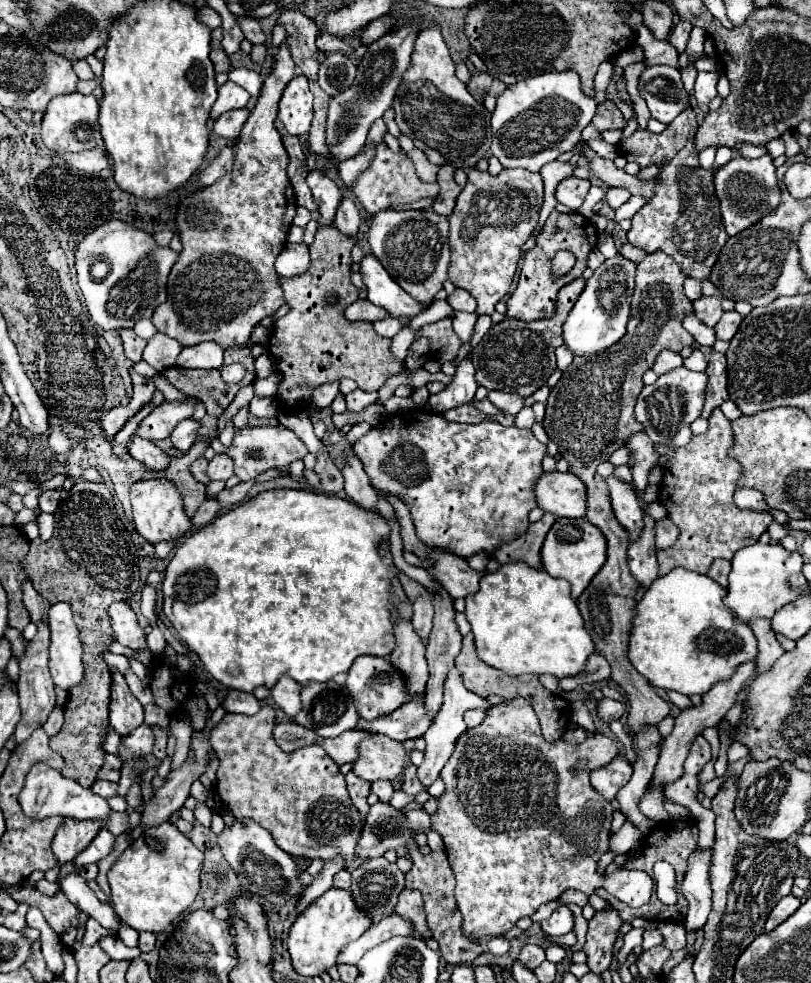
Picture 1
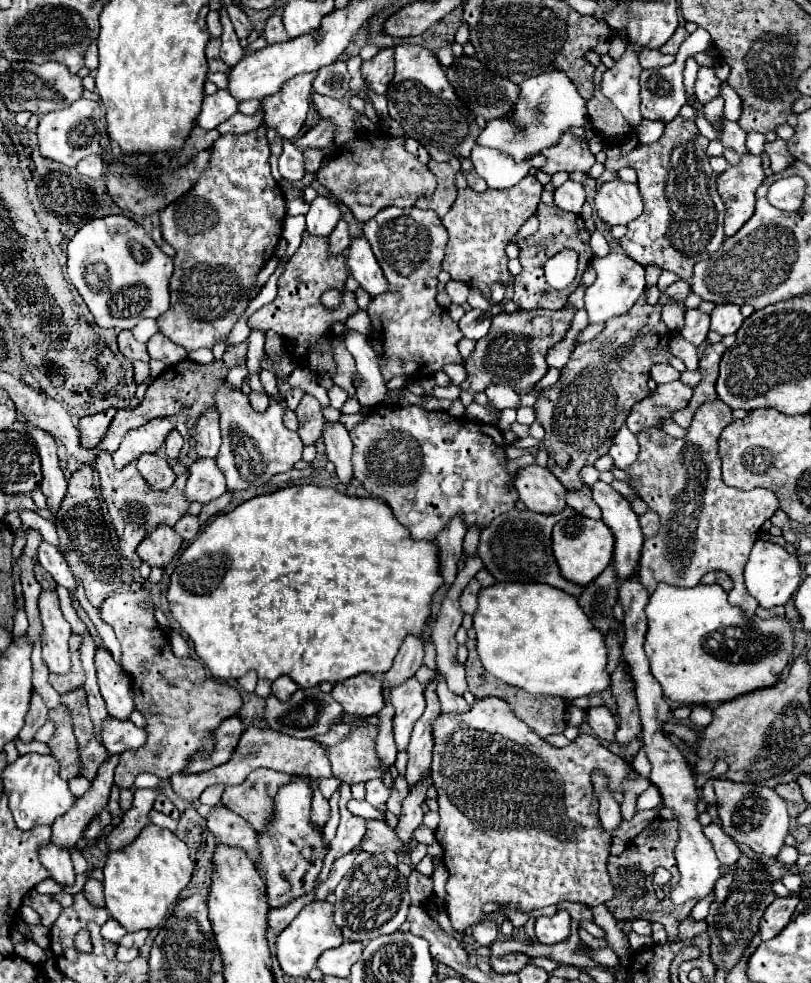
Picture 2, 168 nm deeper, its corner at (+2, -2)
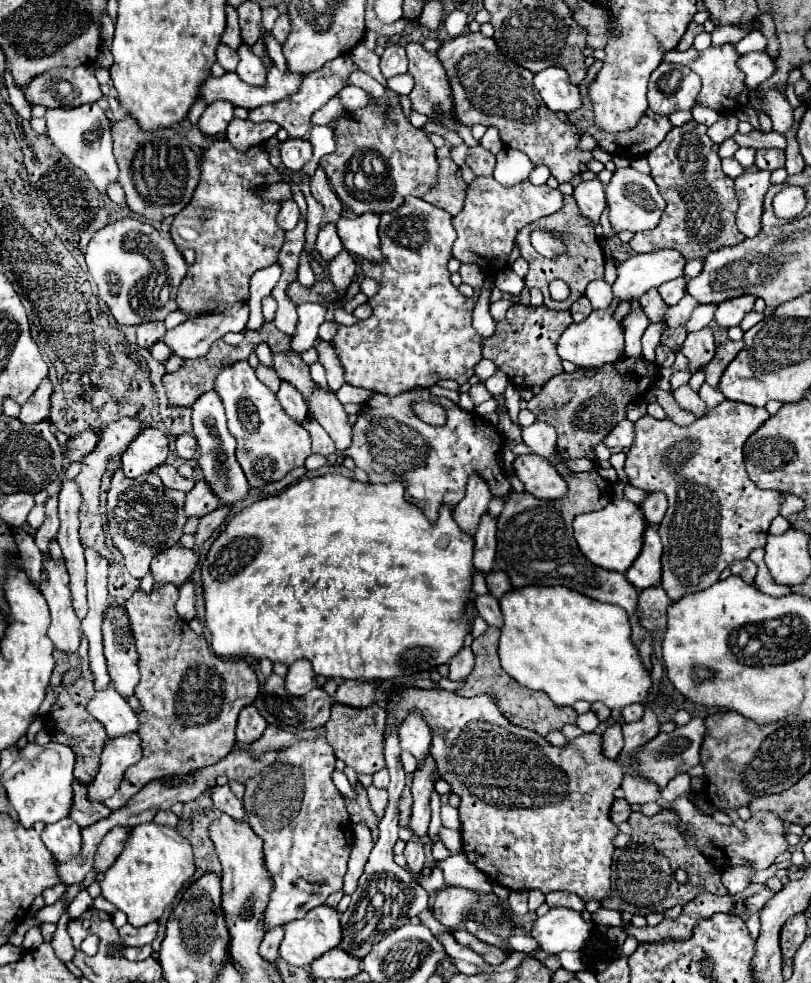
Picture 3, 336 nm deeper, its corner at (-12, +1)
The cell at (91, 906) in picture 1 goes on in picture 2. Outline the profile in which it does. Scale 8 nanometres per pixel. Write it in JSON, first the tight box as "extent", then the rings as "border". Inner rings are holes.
{"extent":[38,841,74,887],"border":[[[48,841],[46,845],[40,847],[40,855],[38,855],[40,863],[52,873],[52,879],[62,885],[68,887],[74,883],[74,867],[70,861],[70,849],[54,845],[52,841]]]}

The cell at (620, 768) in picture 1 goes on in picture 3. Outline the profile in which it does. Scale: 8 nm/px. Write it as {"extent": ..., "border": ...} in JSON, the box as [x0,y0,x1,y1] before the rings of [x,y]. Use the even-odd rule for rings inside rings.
{"extent":[610,800,630,824],"border":[[[614,800],[614,804],[612,804],[612,810],[610,810],[610,816],[612,816],[612,822],[614,824],[620,824],[620,822],[624,822],[624,820],[628,820],[630,818],[630,804],[626,802],[626,800]]]}

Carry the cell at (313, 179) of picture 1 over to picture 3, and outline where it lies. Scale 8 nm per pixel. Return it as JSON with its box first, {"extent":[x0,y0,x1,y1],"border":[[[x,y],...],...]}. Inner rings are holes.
{"extent":[316,222,342,262],"border":[[[328,222],[324,228],[320,228],[318,232],[318,240],[316,240],[316,250],[320,252],[320,256],[330,262],[340,250],[342,250],[342,242],[338,238],[338,230],[336,224]]]}

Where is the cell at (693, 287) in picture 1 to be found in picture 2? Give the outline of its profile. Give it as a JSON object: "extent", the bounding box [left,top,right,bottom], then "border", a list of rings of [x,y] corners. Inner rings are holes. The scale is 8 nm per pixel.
{"extent":[664,279,690,301],"border":[[[680,279],[680,281],[672,283],[670,287],[666,287],[666,289],[664,289],[664,293],[666,293],[670,299],[674,299],[674,301],[682,301],[682,299],[686,299],[686,297],[688,297],[690,289],[688,289],[688,283]]]}

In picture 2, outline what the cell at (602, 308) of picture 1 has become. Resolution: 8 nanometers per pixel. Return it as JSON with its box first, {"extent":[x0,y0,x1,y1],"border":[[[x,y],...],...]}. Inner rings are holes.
{"extent":[586,253,646,323],"border":[[[608,253],[606,257],[592,259],[592,267],[596,271],[596,281],[586,289],[586,311],[588,311],[588,319],[590,323],[596,321],[608,321],[612,317],[624,315],[638,299],[638,295],[644,291],[646,281],[644,281],[644,267],[640,263],[636,263],[634,259],[630,259],[626,253]]]}

